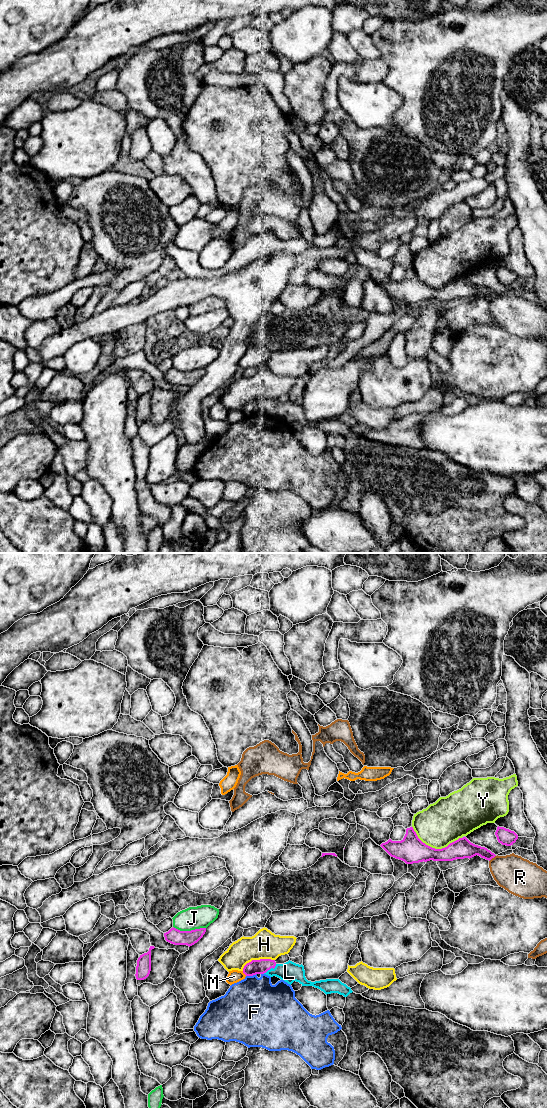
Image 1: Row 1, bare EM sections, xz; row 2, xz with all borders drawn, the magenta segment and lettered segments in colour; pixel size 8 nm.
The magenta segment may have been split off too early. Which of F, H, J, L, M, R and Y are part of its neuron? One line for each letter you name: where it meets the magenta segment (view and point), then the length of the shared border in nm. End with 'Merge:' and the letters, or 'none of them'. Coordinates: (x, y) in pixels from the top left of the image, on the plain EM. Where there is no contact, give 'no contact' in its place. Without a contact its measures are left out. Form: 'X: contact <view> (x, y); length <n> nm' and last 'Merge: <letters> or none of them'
L: contact xz (270, 408); length 130 nm
Merge: L

